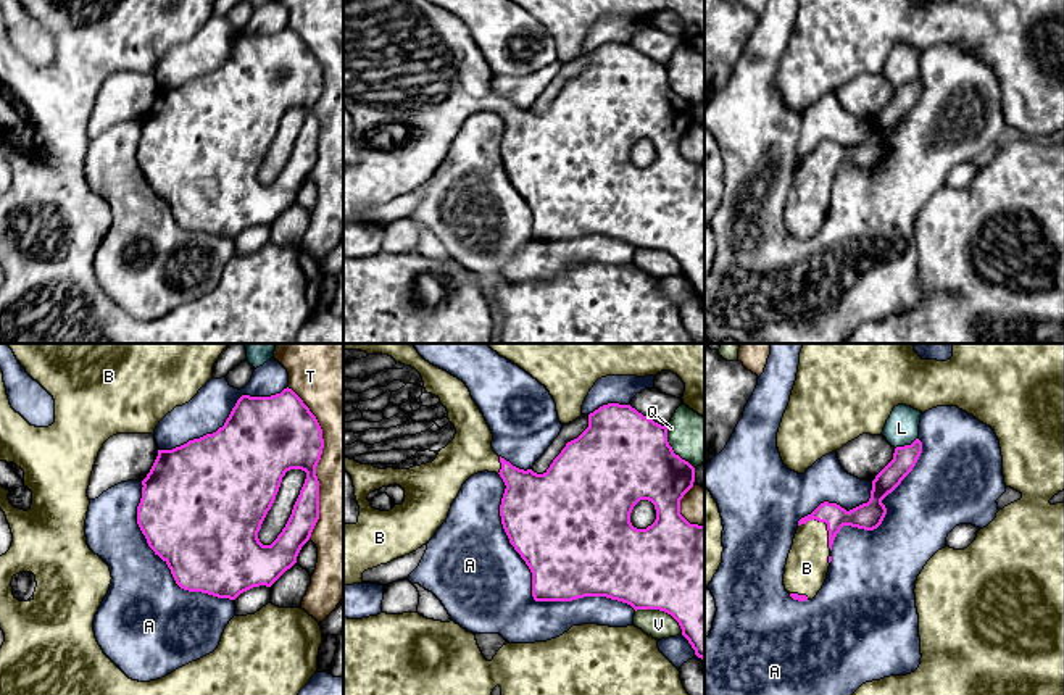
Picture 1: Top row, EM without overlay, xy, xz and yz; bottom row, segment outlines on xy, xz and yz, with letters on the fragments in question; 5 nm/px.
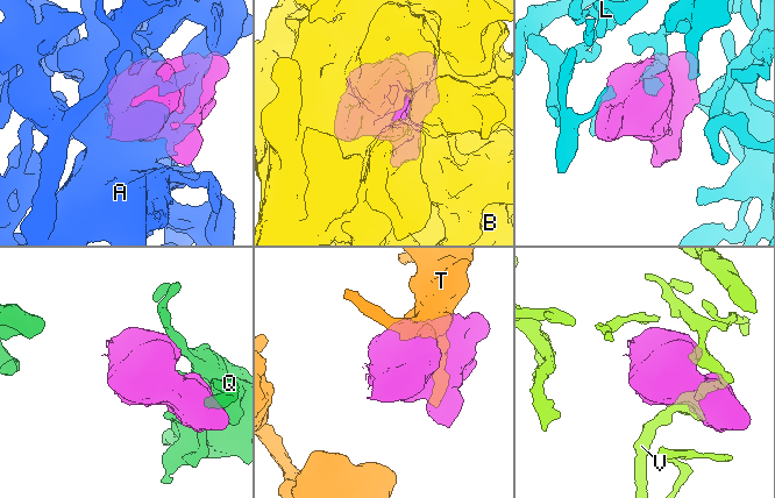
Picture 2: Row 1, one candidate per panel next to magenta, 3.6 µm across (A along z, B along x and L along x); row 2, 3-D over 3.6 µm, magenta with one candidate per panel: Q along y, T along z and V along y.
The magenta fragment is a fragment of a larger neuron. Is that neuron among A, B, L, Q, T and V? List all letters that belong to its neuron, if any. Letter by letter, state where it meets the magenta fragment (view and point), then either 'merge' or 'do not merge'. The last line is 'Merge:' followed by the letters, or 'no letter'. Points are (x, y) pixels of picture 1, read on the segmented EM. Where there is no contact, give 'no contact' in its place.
A: xz (532, 587) | do not merge
B: yz (824, 521) | merge
L: yz (906, 445) | do not merge
Q: xz (673, 450) | do not merge
T: xy (318, 461) | do not merge
V: xz (663, 610) | do not merge
Merge: B

